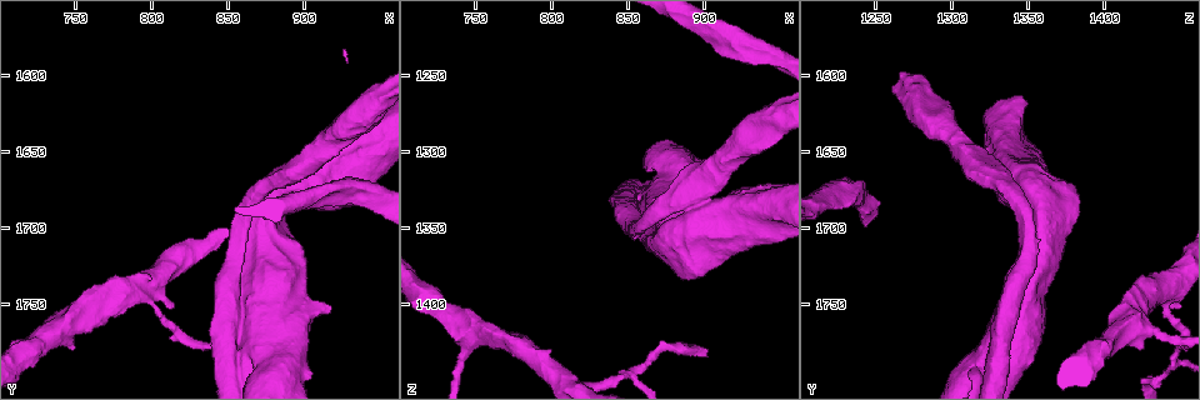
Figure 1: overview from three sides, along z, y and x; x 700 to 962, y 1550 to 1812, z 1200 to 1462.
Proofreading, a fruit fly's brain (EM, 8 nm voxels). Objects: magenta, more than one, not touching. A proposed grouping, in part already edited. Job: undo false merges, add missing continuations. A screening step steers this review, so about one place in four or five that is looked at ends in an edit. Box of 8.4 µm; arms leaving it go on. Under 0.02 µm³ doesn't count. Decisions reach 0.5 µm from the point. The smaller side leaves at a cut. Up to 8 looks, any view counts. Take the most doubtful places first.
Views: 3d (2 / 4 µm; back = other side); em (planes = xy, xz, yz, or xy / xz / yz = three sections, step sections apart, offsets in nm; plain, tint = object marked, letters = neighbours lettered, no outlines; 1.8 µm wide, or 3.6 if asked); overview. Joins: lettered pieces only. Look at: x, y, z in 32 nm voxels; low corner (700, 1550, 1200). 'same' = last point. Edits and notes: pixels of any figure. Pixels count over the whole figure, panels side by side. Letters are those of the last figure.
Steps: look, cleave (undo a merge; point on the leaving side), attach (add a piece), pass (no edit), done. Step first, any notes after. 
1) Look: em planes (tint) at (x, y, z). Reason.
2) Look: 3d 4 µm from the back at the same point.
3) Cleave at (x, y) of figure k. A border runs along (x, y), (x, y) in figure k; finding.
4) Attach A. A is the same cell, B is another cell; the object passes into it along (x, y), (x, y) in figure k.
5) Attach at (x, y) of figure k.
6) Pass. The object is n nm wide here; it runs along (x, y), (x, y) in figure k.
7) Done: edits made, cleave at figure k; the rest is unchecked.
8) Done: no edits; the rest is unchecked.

Look: 3d 4 µm at (852, 1790, 1444).

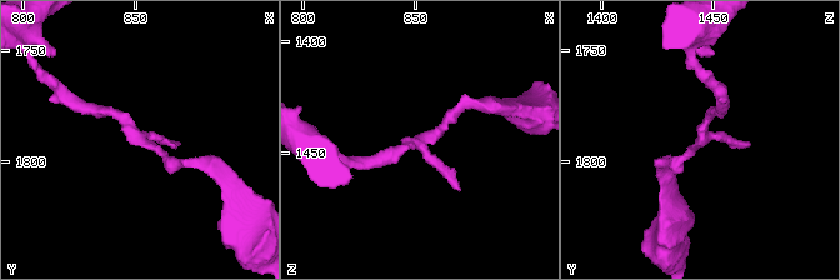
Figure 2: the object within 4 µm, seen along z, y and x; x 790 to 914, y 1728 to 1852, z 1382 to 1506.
Look: em xy step 8 (tint) at (850, 1789, 1445). Shape alone is not enough.

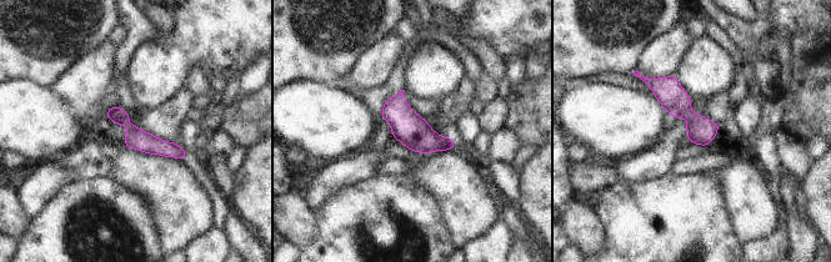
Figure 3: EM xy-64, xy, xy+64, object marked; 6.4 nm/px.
Look: em planes (letters) at the same point.

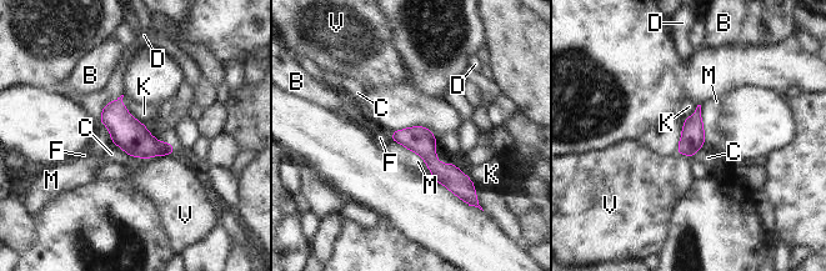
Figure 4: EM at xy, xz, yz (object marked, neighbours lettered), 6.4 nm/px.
Pass. B, C, D, F, K, M and V are other cells; it runs along (394, 135), (469, 185) in figure 4; continuous, no second neuron.

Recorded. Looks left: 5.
Look: 3d 4 µm at (906, 1682, 1232). Free end.

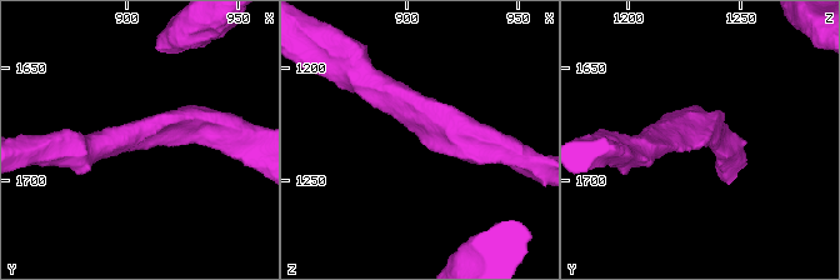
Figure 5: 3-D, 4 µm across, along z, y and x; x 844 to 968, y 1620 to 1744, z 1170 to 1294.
Look: em 3.6 µm planes (tint) at (906, 1683, 1231). The arms are 300, 320 nm wide.

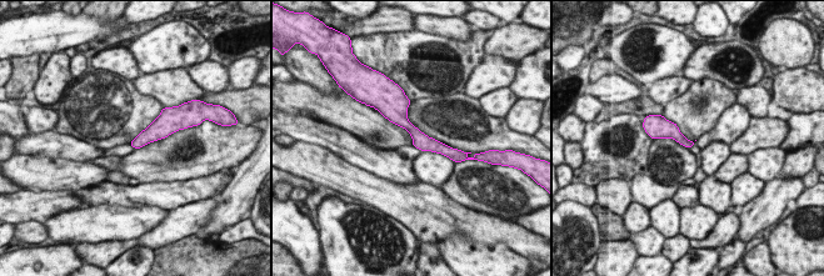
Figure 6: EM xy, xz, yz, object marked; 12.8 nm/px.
Look: em 3.6 µm planes (letters) at the same point. What lies round it.

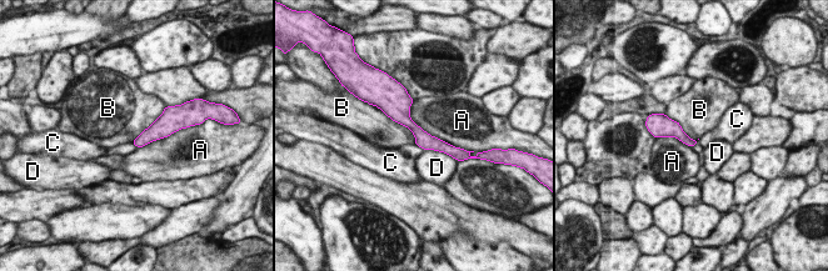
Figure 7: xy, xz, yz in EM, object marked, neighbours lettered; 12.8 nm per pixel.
Pass. The longest contact is with A, 850 nm; A, B, C and D are other cells; none of them fits.

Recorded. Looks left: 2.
Look: em 3.6 µm xz step 16 (letters) at (888, 1696, 1380).

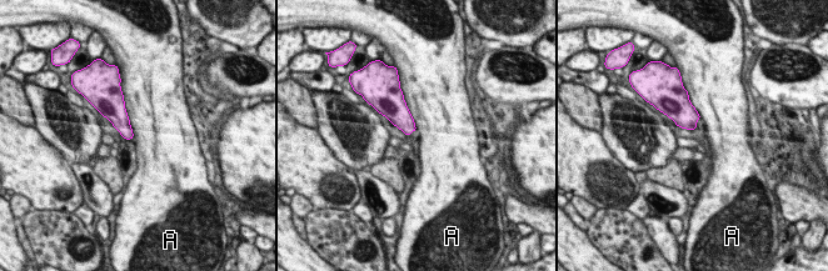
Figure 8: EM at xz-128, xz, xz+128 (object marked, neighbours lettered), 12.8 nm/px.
Look: em 3.6 µm xy step 8 (letters) at the same point.

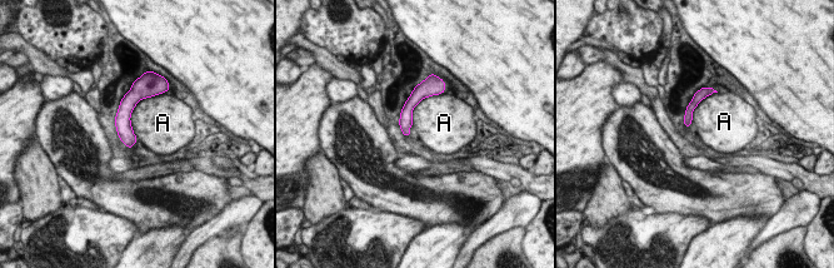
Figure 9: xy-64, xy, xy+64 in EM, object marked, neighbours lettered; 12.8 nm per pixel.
Pass. A is another cell; no lettered piece goes on from it.

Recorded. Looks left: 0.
Done: no edits; the rest is unchecked.

